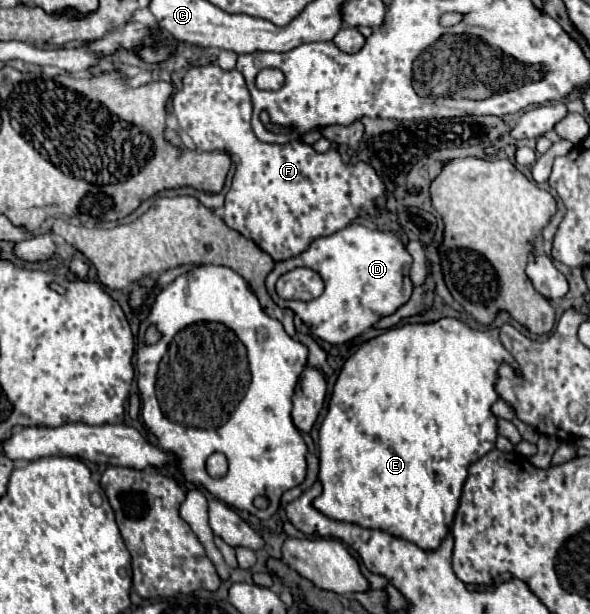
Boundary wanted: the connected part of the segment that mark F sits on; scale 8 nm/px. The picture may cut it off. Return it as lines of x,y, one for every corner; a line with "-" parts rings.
206,65
206,67
192,67
184,75
184,87
174,93
172,105
174,115
178,117
180,127
192,137
198,151
214,151
222,149
230,155
236,155
240,163
236,165
236,173
232,179
232,187
226,193
226,205
224,205
224,223
244,237
256,241
260,249
264,249
268,255
274,257
274,261
282,261
288,257
294,257
296,253
302,253
312,243
312,237
322,237
328,233
336,233
336,229
342,229
352,219
360,215
360,211
366,211
370,215
378,215
378,209
374,207
374,199
384,195
384,185
380,185
380,179
376,177
376,171
368,163
358,165
344,165
340,159
340,153
336,149
328,149
326,153
316,153
310,145
296,141
274,145
264,143
256,139
250,127
252,117
252,103
250,93
246,89
244,77
240,71
222,71
218,65

